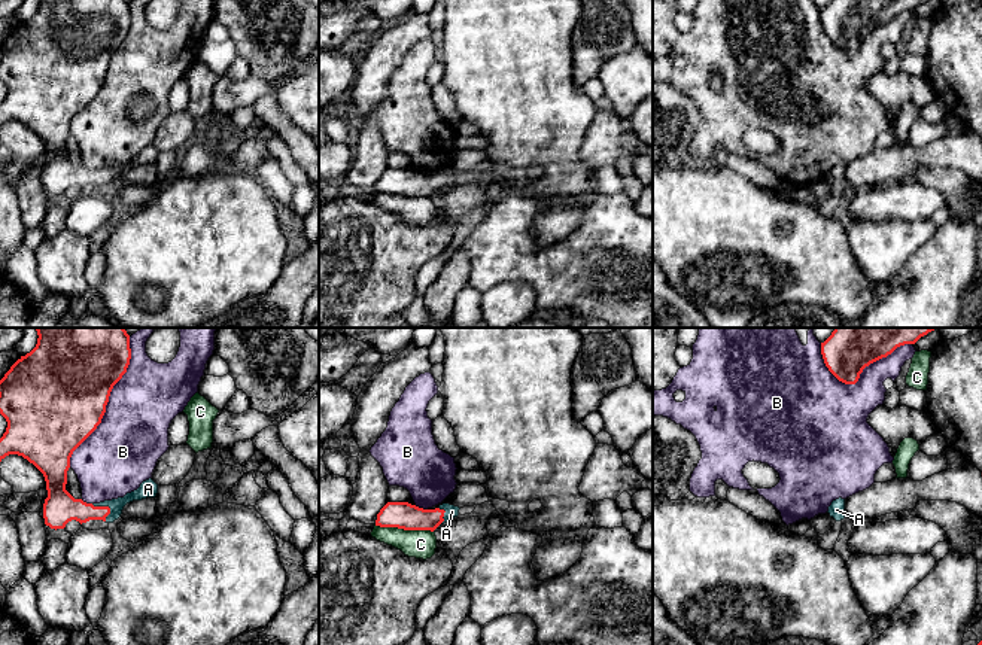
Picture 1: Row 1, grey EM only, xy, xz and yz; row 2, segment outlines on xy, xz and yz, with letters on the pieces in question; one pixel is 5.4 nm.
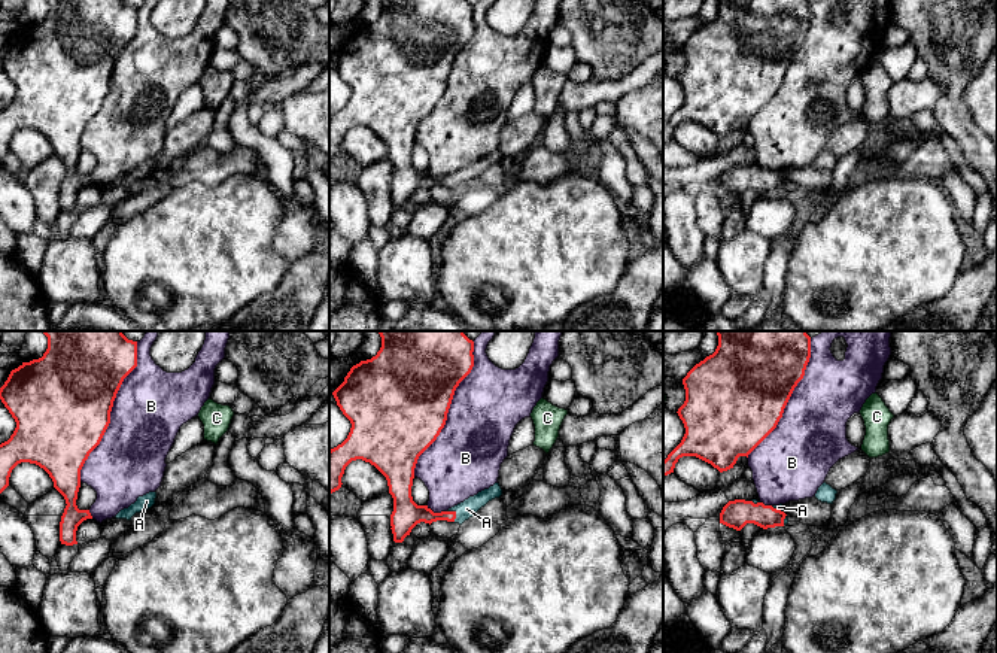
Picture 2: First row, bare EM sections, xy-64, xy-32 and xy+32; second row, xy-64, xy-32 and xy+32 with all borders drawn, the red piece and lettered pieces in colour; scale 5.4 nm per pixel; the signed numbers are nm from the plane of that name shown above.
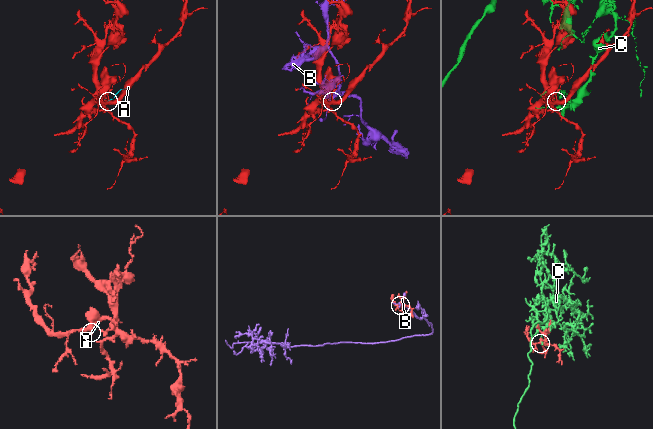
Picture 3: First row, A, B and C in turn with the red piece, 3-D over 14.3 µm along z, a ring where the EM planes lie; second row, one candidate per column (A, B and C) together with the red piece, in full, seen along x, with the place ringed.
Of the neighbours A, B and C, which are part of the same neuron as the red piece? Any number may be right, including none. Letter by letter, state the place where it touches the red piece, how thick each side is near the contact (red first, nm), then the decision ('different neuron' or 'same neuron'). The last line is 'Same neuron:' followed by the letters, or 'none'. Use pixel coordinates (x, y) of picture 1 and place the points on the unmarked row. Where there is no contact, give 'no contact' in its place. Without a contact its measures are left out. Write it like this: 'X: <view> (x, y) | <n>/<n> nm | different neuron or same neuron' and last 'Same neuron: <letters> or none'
A: xy (106, 173) | 180/100 nm | same neuron
B: xy (108, 67) | 500/380 nm | different neuron
C: xz (404, 195) | 140/160 nm | different neuron
Same neuron: A

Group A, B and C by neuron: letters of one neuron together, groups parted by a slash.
A / B / C

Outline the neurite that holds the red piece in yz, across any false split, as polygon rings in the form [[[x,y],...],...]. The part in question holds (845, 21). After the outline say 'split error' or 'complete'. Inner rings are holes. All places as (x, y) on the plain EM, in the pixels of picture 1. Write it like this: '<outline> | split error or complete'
[[[831,0],[821,9],[821,21],[839,48],[855,51],[866,33],[900,12],[915,10],[924,1],[927,0]]] | complete

